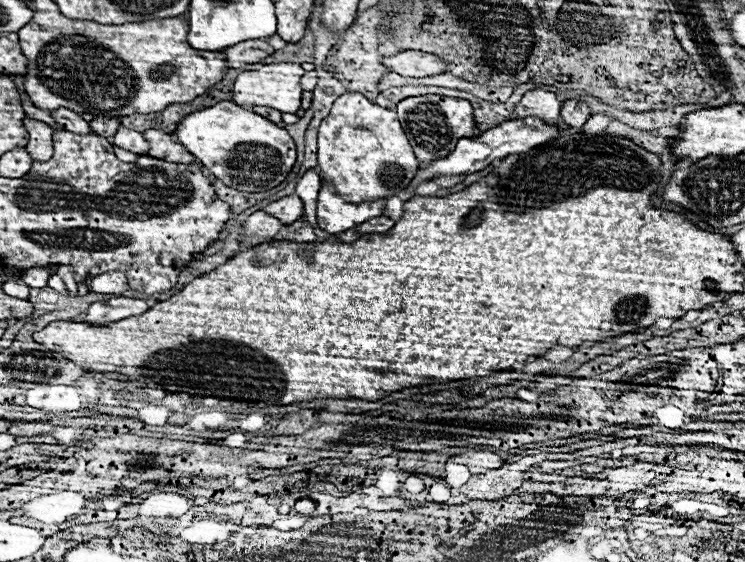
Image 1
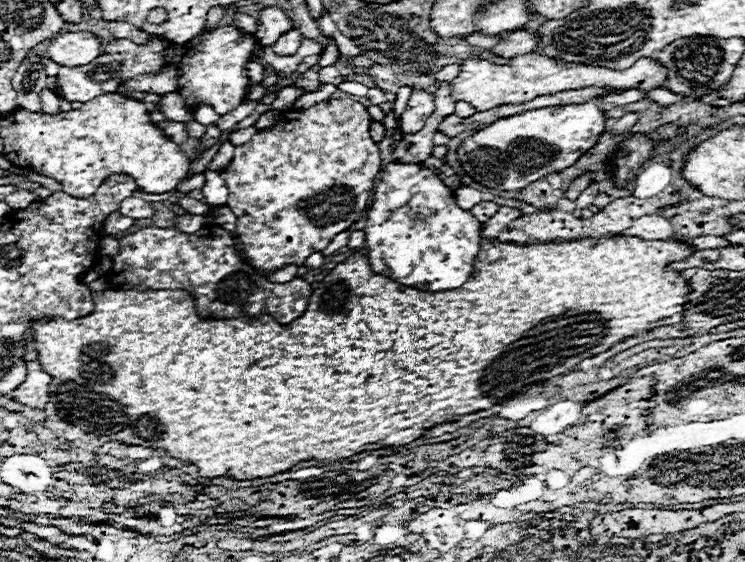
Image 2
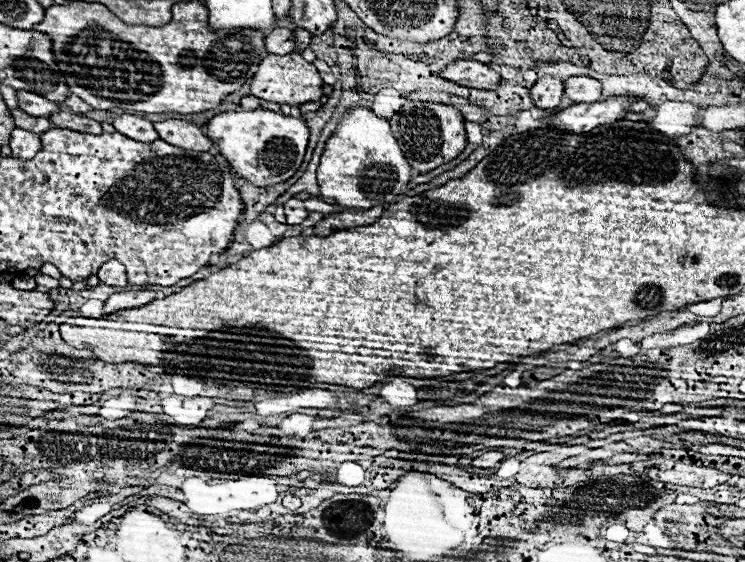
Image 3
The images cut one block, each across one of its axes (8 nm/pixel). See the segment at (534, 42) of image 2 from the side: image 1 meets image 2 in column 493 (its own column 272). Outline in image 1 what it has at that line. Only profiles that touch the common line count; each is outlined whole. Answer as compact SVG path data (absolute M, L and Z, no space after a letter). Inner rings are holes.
M246 40L234 46L228 46L224 50L224 56L228 60L228 68L240 68L244 64L256 64L262 58L270 56L274 48L266 40Z

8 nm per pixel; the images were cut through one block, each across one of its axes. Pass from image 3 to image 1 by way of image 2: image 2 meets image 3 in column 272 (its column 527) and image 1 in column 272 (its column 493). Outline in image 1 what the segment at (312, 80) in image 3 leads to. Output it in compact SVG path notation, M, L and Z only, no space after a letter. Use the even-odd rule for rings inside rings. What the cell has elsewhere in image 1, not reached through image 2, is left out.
M276 62L276 64L264 64L260 70L248 70L242 72L236 78L234 84L234 102L240 106L266 106L280 112L294 114L300 108L300 78L304 76L304 70L300 64L292 62Z

